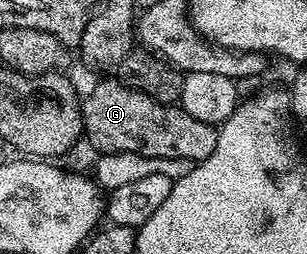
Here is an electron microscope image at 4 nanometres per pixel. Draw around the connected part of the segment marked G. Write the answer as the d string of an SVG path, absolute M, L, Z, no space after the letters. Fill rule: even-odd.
M114 78L96 83L90 95L87 98L85 95L80 102L85 141L90 141L98 154L142 154L145 158L175 158L192 164L212 156L218 139L213 125L201 123L177 105L157 102Z

